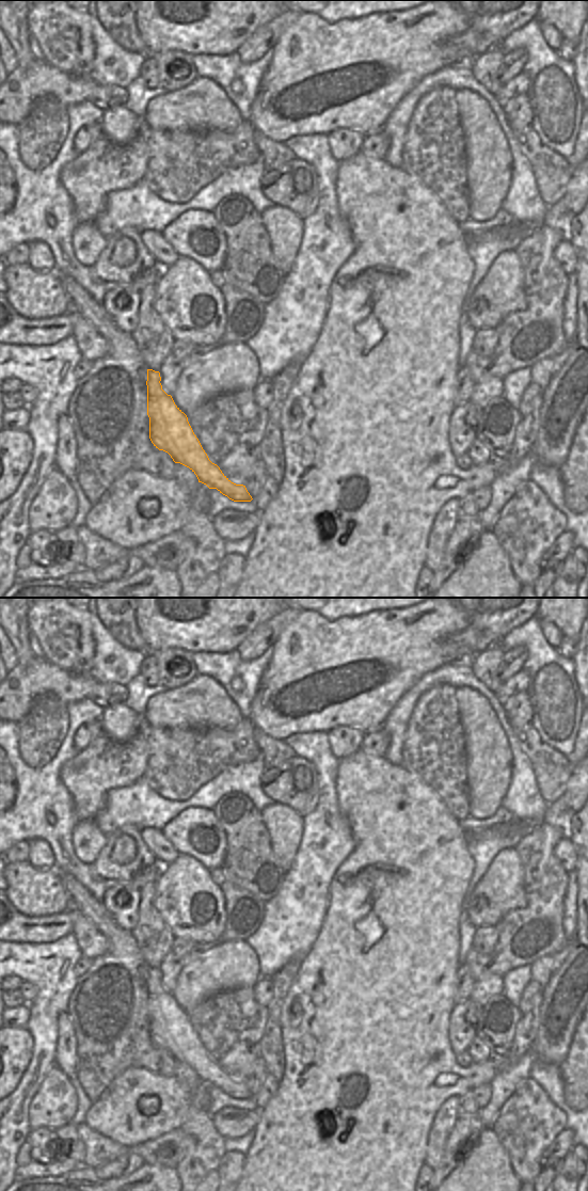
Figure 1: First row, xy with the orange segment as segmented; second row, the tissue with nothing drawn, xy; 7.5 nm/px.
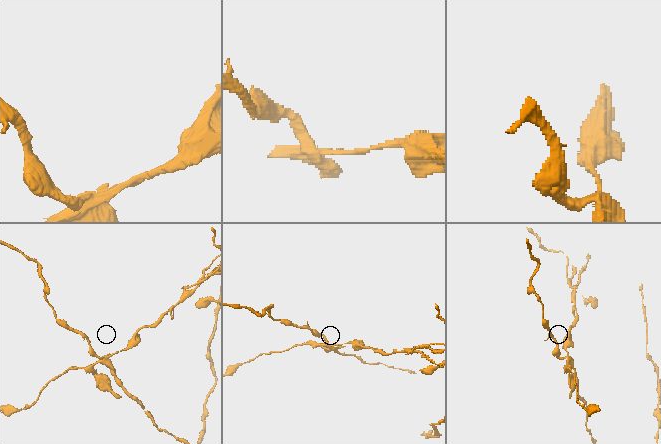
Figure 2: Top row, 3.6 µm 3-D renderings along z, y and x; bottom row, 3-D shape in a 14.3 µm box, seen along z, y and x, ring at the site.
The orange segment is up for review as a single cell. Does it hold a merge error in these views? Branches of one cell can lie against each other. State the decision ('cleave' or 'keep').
cleave

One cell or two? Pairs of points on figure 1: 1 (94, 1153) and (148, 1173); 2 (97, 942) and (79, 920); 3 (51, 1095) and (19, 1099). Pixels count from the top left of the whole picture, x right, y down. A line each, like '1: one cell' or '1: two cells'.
1: two cells
2: one cell
3: two cells

